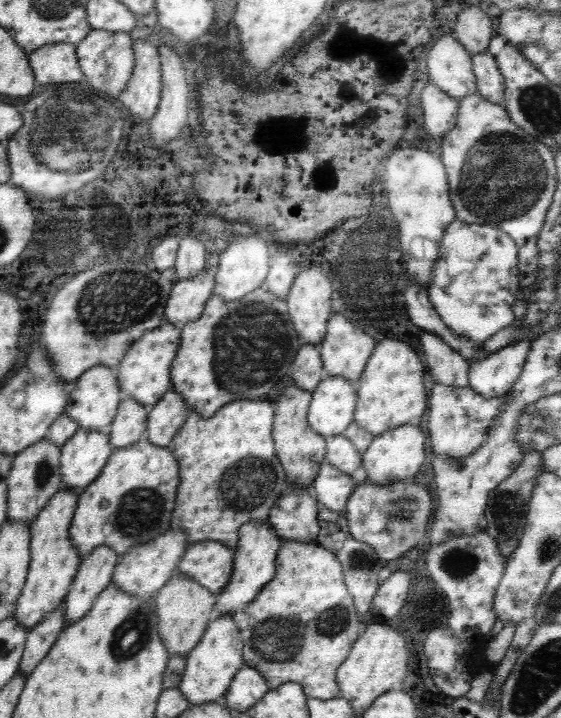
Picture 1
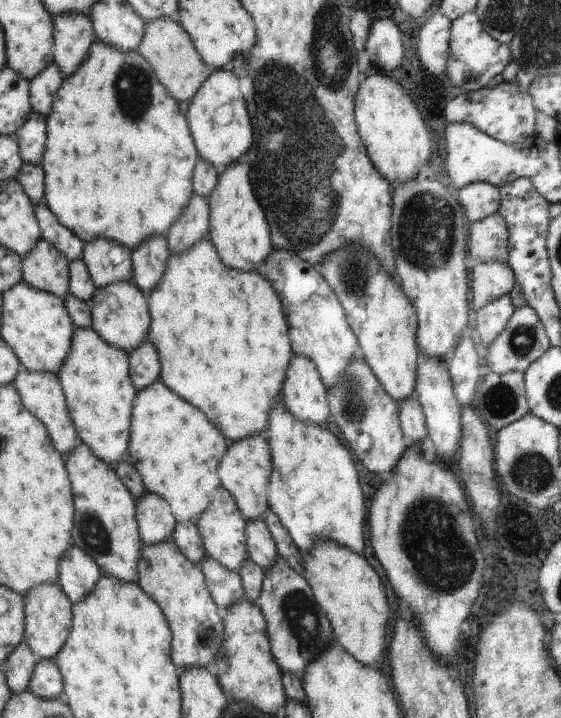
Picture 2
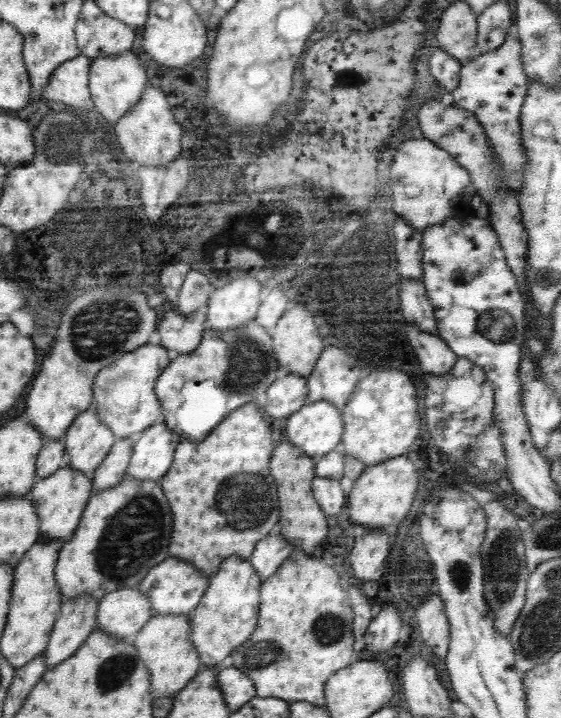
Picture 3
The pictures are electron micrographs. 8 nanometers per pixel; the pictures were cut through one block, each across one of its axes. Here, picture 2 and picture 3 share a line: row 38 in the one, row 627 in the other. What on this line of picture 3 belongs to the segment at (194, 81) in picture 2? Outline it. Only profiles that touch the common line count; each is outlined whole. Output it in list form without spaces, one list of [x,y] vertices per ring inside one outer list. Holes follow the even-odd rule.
[[[175,614],[152,616],[132,640],[140,662],[150,673],[151,692],[154,698],[174,698],[175,694],[203,669],[196,654],[196,647],[190,640],[189,619],[187,616]]]

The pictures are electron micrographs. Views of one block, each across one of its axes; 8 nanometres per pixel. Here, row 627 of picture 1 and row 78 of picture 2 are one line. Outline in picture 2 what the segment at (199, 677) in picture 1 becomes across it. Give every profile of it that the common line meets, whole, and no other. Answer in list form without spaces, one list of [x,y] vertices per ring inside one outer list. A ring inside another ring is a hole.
[[[218,68],[192,96],[185,115],[200,158],[222,172],[228,164],[239,162],[254,144],[253,124],[250,124],[247,102],[240,90],[237,76],[227,68]]]

